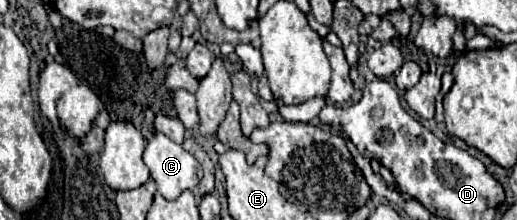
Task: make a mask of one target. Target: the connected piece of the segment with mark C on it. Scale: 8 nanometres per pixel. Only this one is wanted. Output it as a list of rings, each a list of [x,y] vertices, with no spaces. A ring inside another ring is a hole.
[[[155,134],[147,142],[143,160],[167,200],[179,198],[183,190],[193,190],[203,176],[199,162],[165,134]]]

